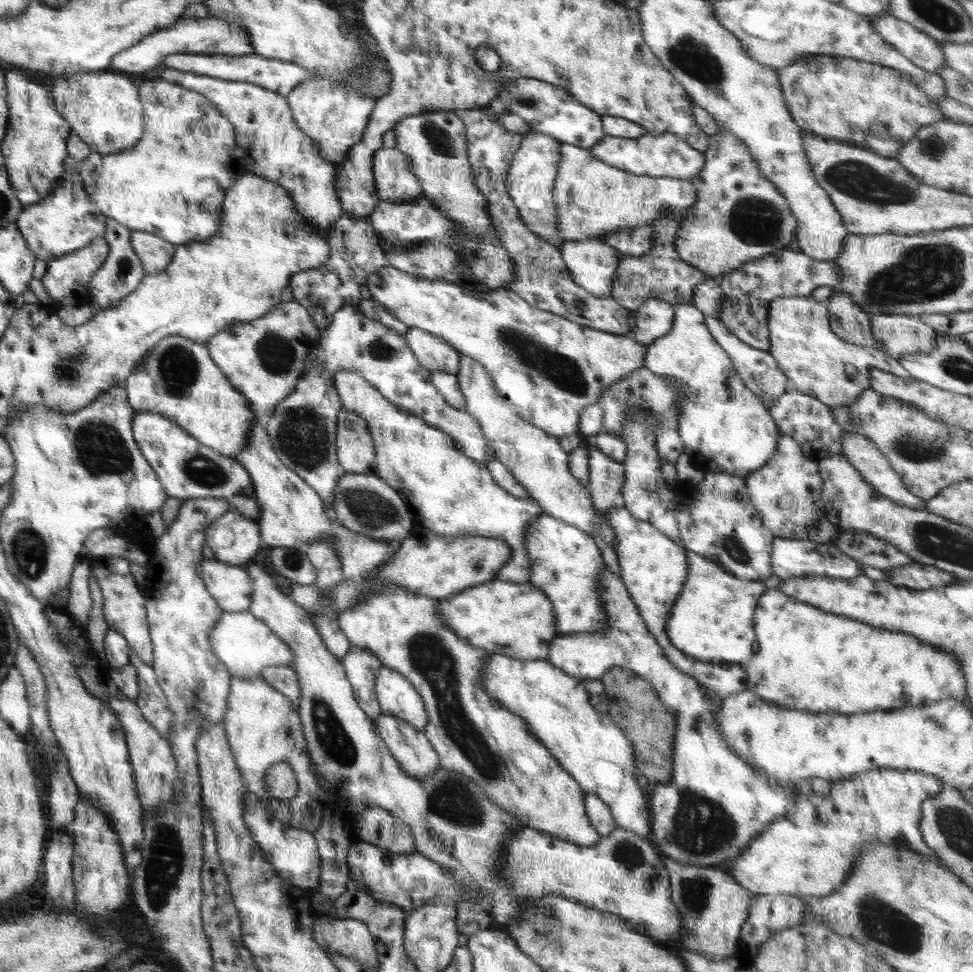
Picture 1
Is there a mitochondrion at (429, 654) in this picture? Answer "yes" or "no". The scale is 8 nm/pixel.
yes

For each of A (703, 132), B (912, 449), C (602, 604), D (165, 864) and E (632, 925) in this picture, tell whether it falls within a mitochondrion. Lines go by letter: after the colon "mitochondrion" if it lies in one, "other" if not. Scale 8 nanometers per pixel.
A: other
B: mitochondrion
C: other
D: mitochondrion
E: other

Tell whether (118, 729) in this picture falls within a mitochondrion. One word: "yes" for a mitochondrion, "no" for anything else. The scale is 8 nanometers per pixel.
no

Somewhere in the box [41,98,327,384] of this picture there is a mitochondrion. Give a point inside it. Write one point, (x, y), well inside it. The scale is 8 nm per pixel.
(276, 355)

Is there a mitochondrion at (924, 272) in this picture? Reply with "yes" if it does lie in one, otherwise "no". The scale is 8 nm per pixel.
yes

